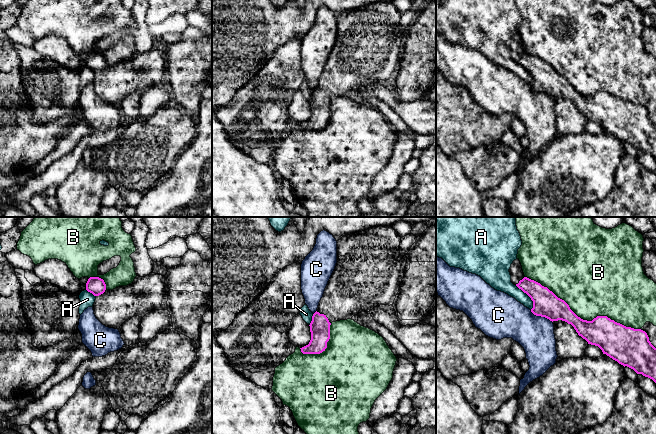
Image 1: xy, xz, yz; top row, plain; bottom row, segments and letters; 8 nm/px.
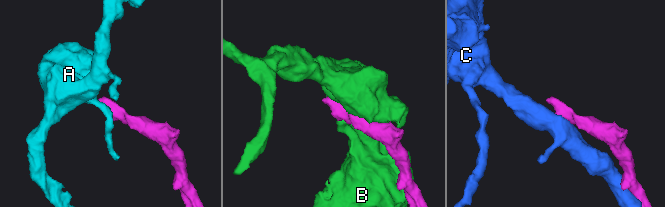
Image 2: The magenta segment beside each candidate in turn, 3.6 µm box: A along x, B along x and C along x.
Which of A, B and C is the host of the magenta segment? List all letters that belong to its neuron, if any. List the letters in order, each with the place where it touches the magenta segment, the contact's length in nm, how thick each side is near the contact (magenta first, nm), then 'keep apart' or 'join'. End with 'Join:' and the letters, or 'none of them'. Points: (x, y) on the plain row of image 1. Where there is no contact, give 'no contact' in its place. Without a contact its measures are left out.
A: yz (528, 71) | 240 nm | 220/160 nm | keep apart
B: yz (582, 95) | 1000 nm | 240/440 nm | keep apart
C: yz (541, 92) | 200 nm | 220/300 nm | keep apart
Join: none of them

